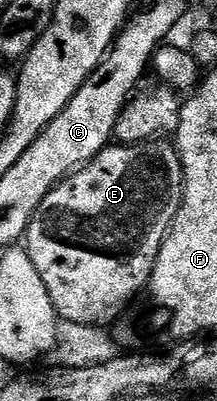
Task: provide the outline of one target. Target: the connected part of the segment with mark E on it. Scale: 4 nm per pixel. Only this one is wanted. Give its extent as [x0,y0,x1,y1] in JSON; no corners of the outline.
[26,139,184,327]

